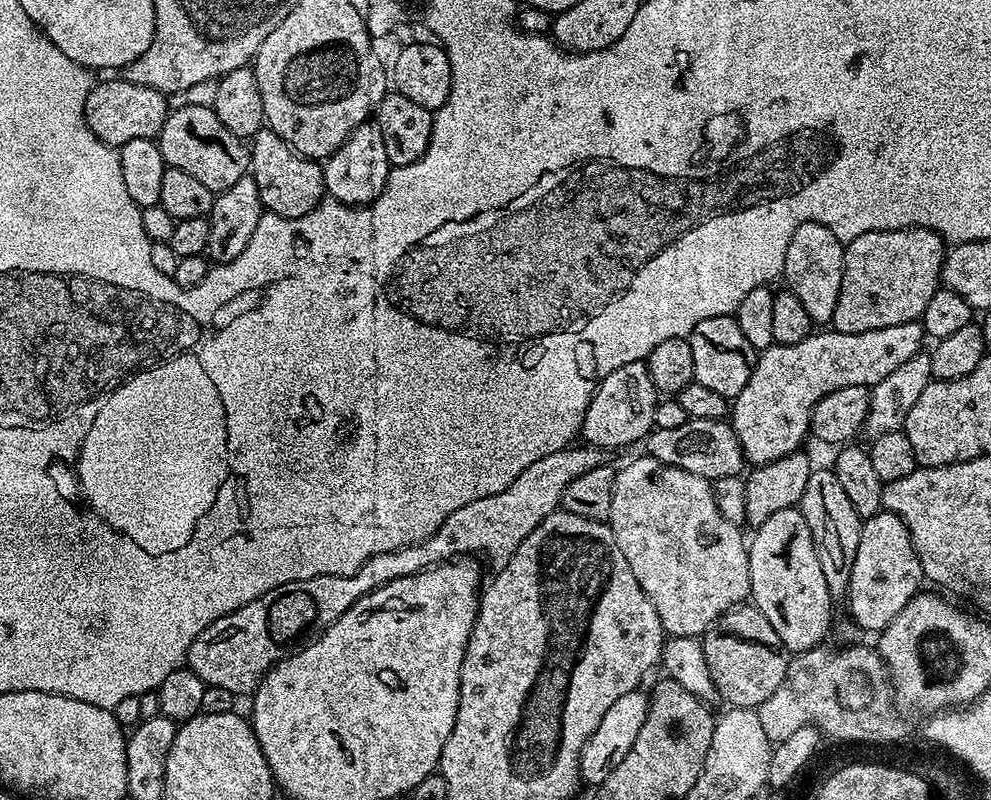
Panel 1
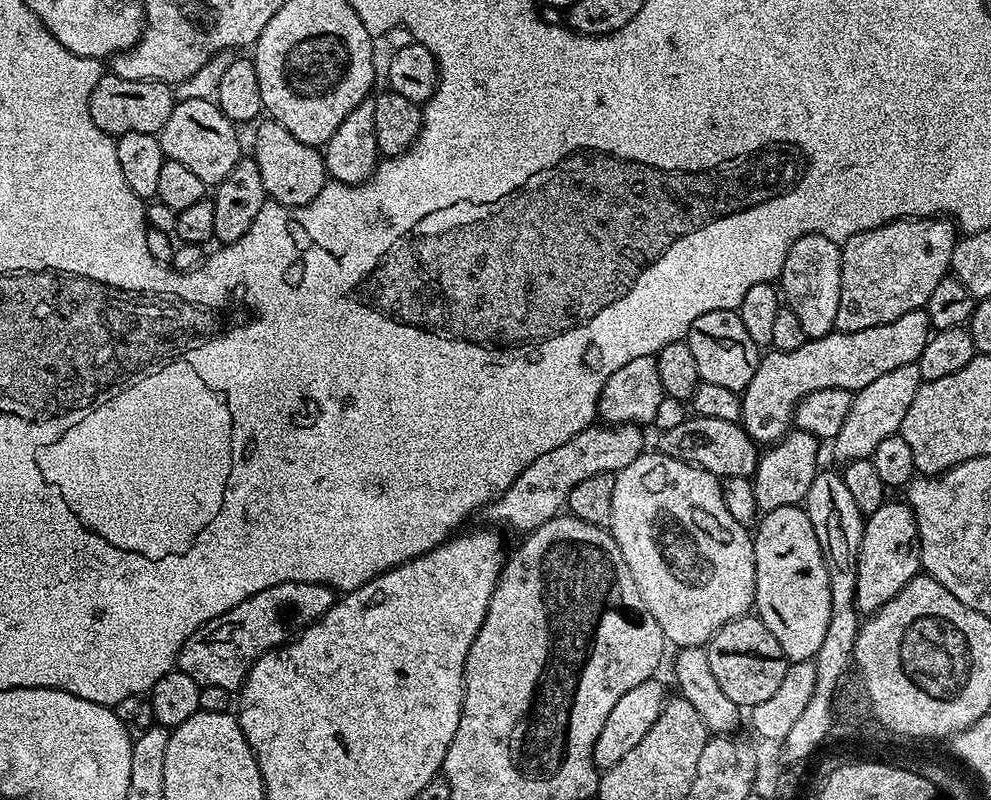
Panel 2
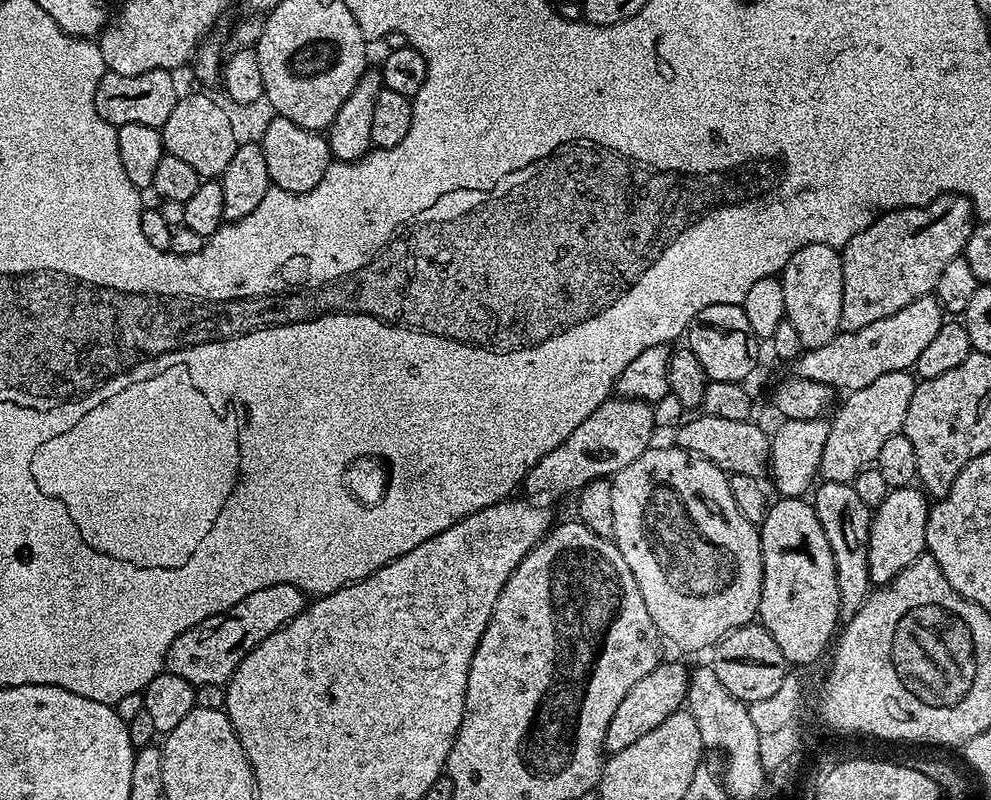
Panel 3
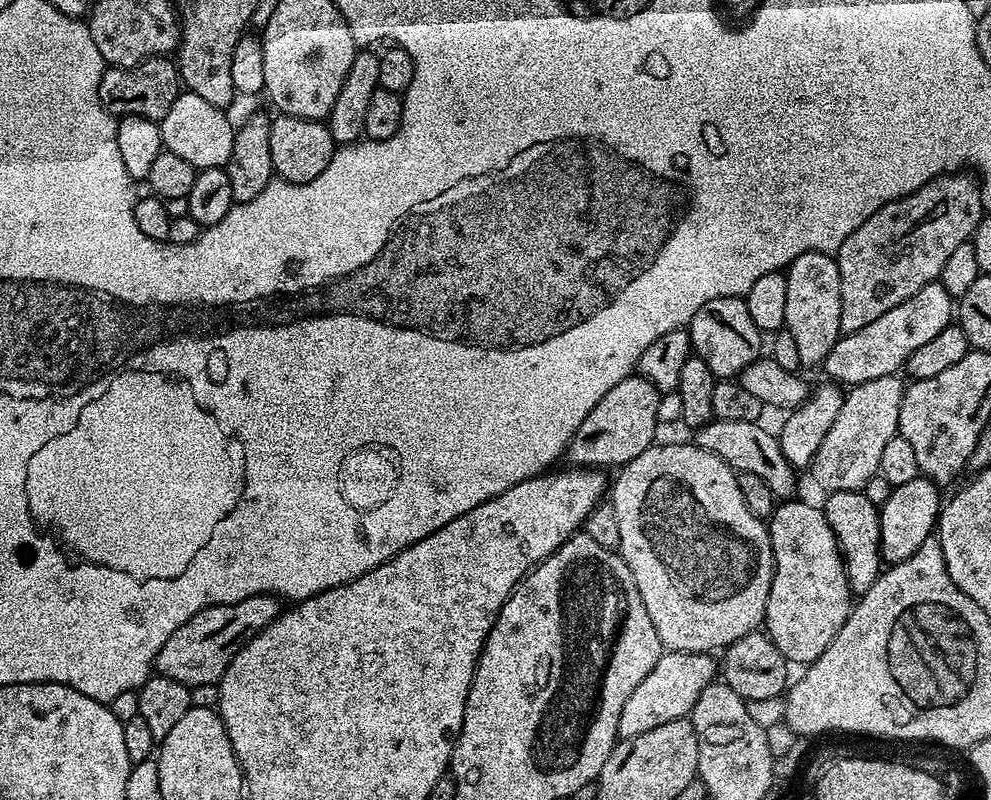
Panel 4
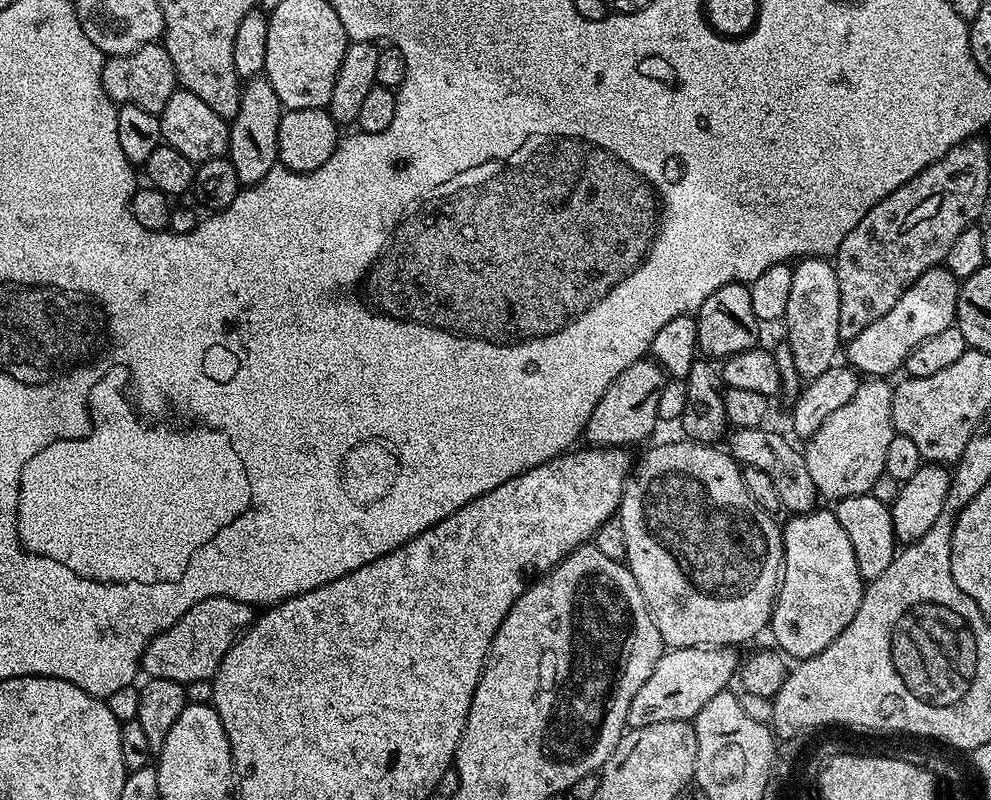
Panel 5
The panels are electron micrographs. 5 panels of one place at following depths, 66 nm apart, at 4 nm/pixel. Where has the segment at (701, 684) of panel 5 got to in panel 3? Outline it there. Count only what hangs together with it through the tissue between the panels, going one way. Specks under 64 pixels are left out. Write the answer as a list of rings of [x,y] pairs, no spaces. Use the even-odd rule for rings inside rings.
[[[662,662],[642,682],[638,682],[622,698],[618,710],[614,710],[614,718],[610,718],[610,727],[606,729],[604,739],[605,753],[611,754],[626,750],[626,746],[634,746],[642,734],[650,734],[658,722],[666,722],[670,714],[681,711],[682,705],[688,699],[688,677],[689,669],[680,664],[668,664]]]

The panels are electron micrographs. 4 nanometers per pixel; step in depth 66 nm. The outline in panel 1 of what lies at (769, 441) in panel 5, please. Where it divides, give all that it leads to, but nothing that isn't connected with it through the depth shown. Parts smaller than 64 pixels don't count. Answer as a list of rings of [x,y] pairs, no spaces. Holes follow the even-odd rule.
[[[690,418],[682,426],[674,426],[674,430],[653,427],[646,437],[647,444],[647,455],[654,457],[658,462],[678,466],[678,470],[698,474],[710,482],[718,478],[741,475],[746,468],[742,446],[734,434],[731,423],[724,420]]]

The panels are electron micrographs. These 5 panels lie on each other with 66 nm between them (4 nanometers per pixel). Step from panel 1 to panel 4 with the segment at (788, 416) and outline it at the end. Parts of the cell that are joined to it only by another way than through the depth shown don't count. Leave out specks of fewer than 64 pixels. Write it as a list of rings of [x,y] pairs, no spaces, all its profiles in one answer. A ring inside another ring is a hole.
[[[939,282],[927,284],[918,290],[918,294],[894,306],[894,310],[886,310],[882,318],[874,318],[870,326],[862,326],[862,330],[841,335],[834,350],[826,354],[822,371],[828,375],[825,377],[829,381],[841,386],[855,386],[874,378],[895,376],[907,365],[910,354],[914,354],[918,346],[930,342],[930,338],[946,330],[953,320],[954,297]]]

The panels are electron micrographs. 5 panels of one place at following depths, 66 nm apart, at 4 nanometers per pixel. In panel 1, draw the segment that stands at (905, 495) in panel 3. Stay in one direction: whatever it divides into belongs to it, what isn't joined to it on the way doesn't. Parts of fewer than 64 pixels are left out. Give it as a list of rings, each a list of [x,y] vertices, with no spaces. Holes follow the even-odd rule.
[[[881,510],[878,514],[867,517],[860,525],[858,554],[854,554],[854,570],[850,570],[850,586],[846,597],[847,615],[857,626],[864,629],[865,633],[879,634],[899,614],[902,606],[906,606],[906,602],[910,602],[910,598],[921,591],[920,580],[924,579],[924,571],[914,550],[910,530],[904,525],[900,516]]]

